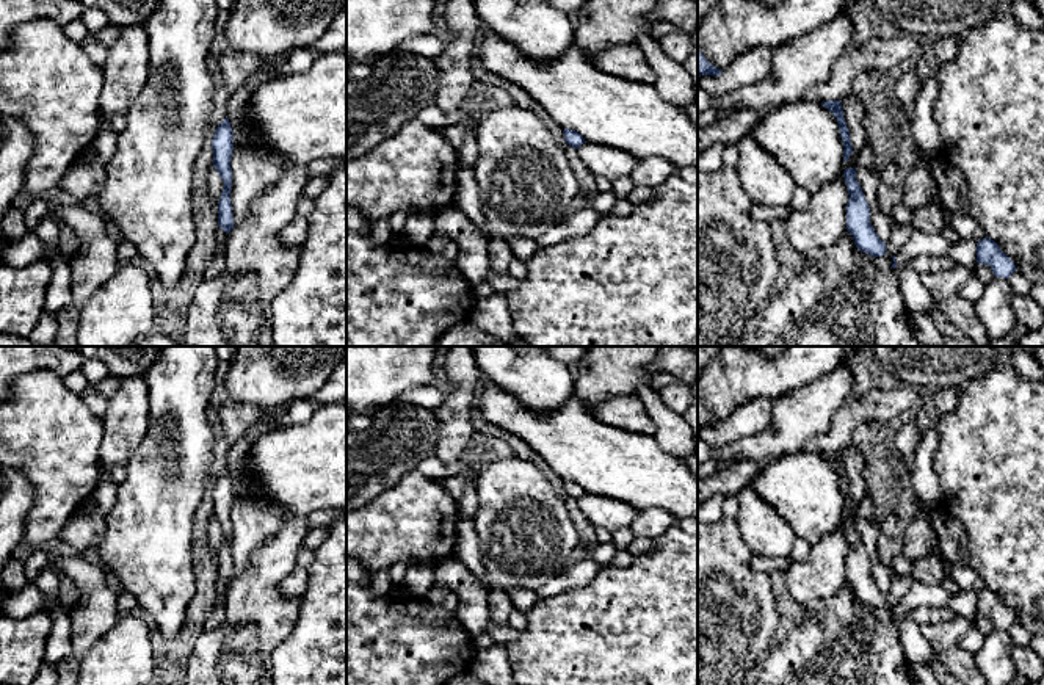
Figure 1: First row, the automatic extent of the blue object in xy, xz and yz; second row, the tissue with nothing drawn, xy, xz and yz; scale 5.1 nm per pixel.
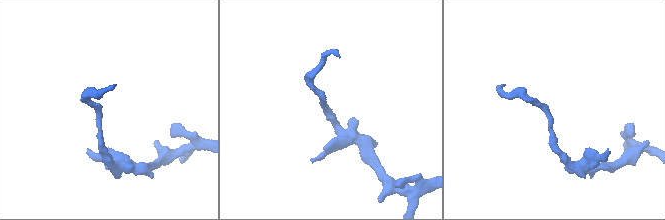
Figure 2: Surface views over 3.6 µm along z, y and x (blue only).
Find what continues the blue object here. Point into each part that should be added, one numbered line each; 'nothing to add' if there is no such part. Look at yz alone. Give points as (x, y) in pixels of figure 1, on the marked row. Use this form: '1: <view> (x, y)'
nothing to add

